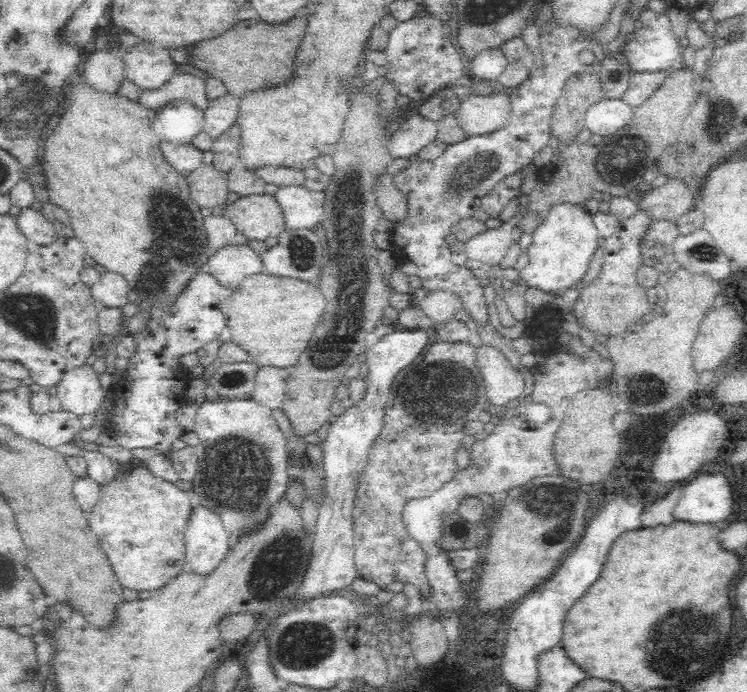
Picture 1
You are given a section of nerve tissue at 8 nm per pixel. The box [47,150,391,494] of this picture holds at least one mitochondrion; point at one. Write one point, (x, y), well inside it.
(166, 234)

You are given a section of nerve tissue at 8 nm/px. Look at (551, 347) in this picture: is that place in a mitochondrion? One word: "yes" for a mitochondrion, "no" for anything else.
no

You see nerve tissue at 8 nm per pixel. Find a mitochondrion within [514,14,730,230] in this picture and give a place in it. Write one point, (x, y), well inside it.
(621, 151)

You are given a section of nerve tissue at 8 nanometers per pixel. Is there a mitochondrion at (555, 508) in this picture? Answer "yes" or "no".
yes

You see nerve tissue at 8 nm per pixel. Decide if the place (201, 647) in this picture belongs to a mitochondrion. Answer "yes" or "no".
no

